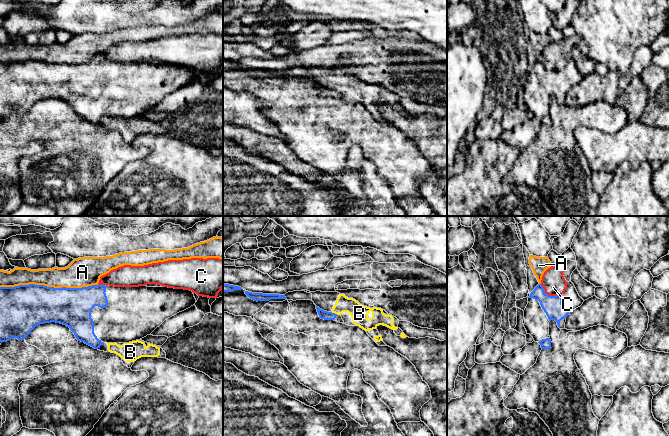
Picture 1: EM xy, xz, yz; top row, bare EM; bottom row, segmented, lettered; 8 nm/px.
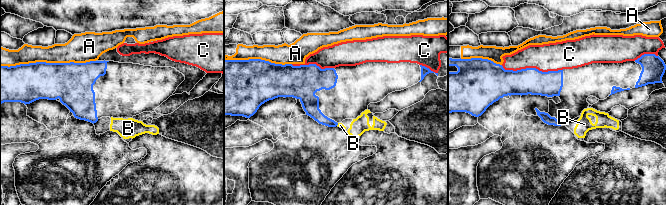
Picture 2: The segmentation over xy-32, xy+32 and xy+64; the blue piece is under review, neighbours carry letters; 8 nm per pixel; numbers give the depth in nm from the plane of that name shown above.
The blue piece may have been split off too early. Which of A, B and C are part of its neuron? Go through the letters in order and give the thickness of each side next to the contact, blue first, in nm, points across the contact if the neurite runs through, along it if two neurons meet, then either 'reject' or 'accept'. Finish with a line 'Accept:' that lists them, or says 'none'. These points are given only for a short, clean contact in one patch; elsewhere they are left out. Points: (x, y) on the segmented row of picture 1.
A: calibres 360 and 200 nm; reject
B: calibres 70 and 140 nm; reject
C: calibres 160 and 190 nm; reject
Accept: none

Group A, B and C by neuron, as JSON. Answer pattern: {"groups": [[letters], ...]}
{"groups": [["A"], ["B"], ["C"]]}

